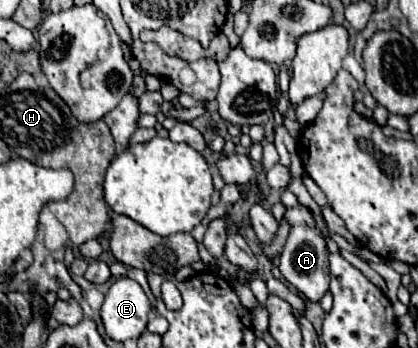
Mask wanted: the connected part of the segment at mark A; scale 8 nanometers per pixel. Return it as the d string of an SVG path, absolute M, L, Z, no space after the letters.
M304 206L288 208L284 218L292 224L292 232L280 256L280 264L278 264L280 274L288 280L288 284L292 284L306 298L306 302L320 302L322 296L328 292L328 282L330 282L328 248L322 238L322 232L316 228L312 214Z

